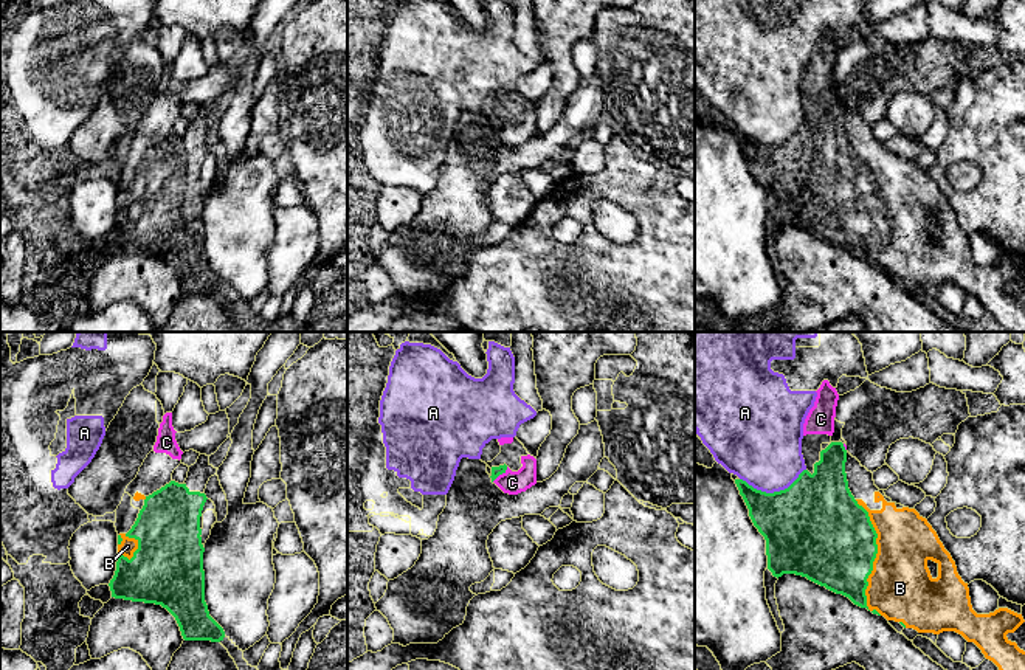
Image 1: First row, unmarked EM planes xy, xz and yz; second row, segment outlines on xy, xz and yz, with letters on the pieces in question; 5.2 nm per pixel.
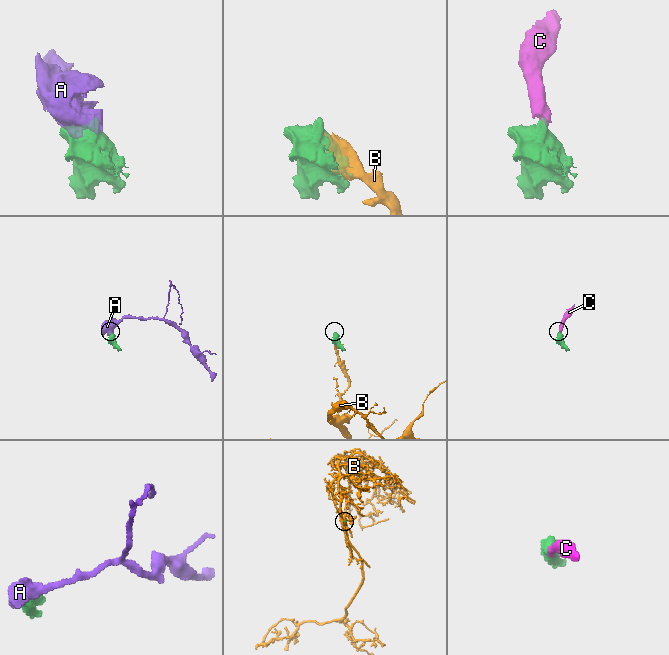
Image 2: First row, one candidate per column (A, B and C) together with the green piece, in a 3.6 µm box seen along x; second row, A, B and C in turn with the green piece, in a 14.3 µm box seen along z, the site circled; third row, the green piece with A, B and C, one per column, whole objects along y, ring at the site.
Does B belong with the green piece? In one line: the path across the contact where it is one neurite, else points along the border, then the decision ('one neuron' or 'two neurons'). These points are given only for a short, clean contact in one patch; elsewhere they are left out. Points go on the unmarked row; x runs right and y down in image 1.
one neuron

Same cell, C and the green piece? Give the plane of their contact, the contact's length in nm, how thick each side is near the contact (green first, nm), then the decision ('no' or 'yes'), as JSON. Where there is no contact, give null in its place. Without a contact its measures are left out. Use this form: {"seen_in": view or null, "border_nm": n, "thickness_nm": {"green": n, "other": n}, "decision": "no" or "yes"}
{"seen_in": "xz", "border_nm": 120, "thickness_nm": {"green": 50, "other": 120}, "decision": "yes"}

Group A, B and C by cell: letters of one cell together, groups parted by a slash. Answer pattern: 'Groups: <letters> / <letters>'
Groups: A / B C

